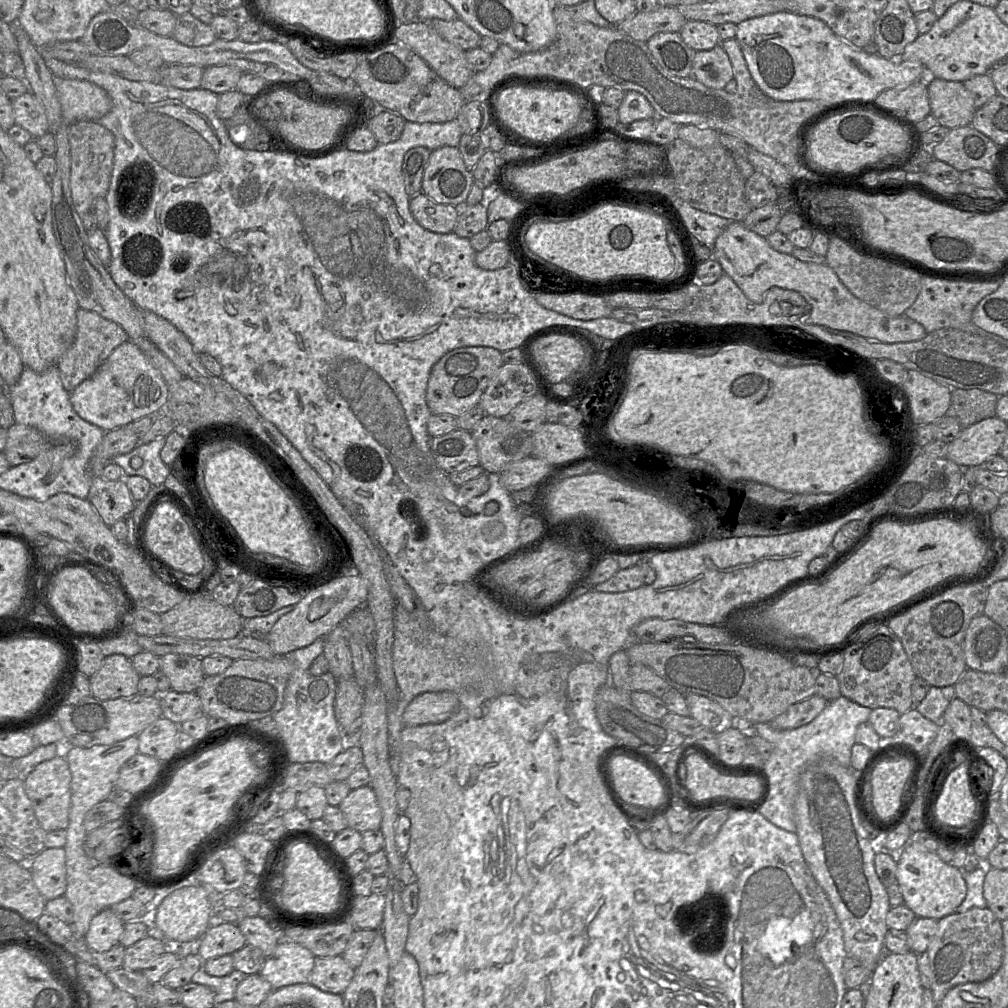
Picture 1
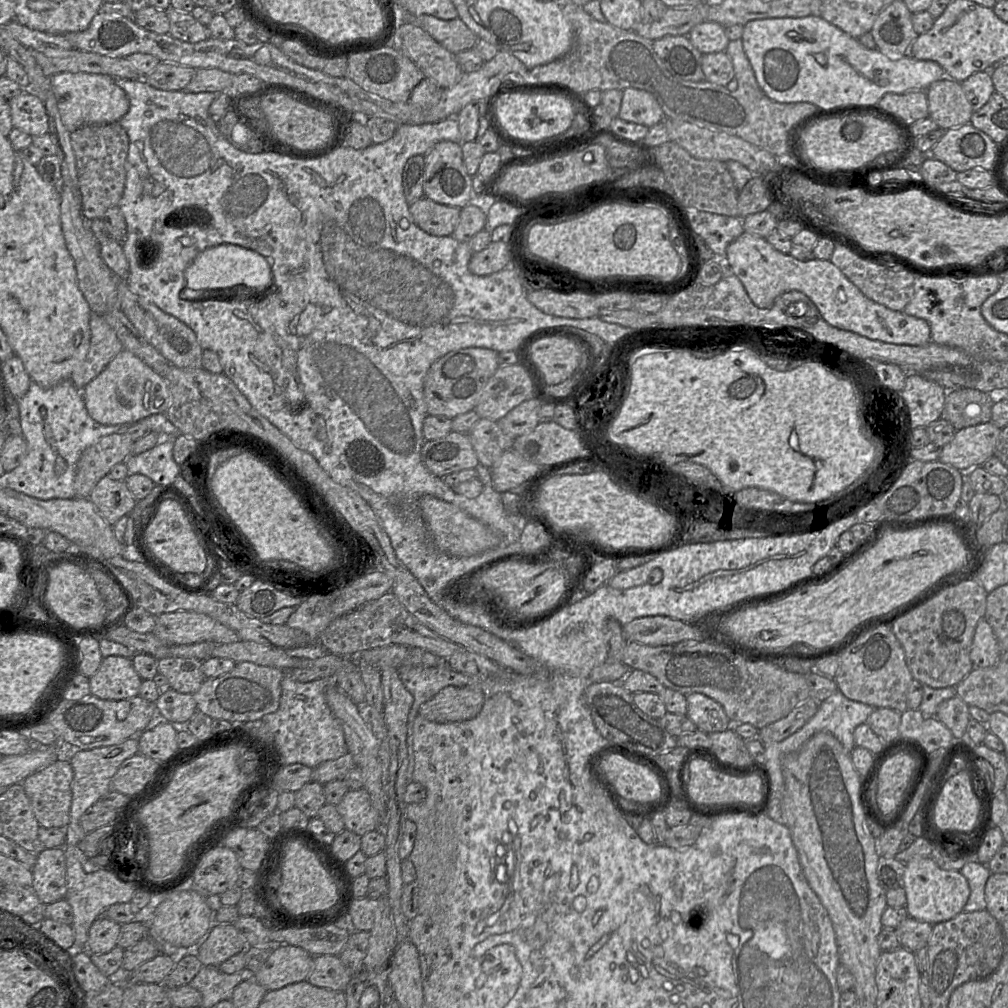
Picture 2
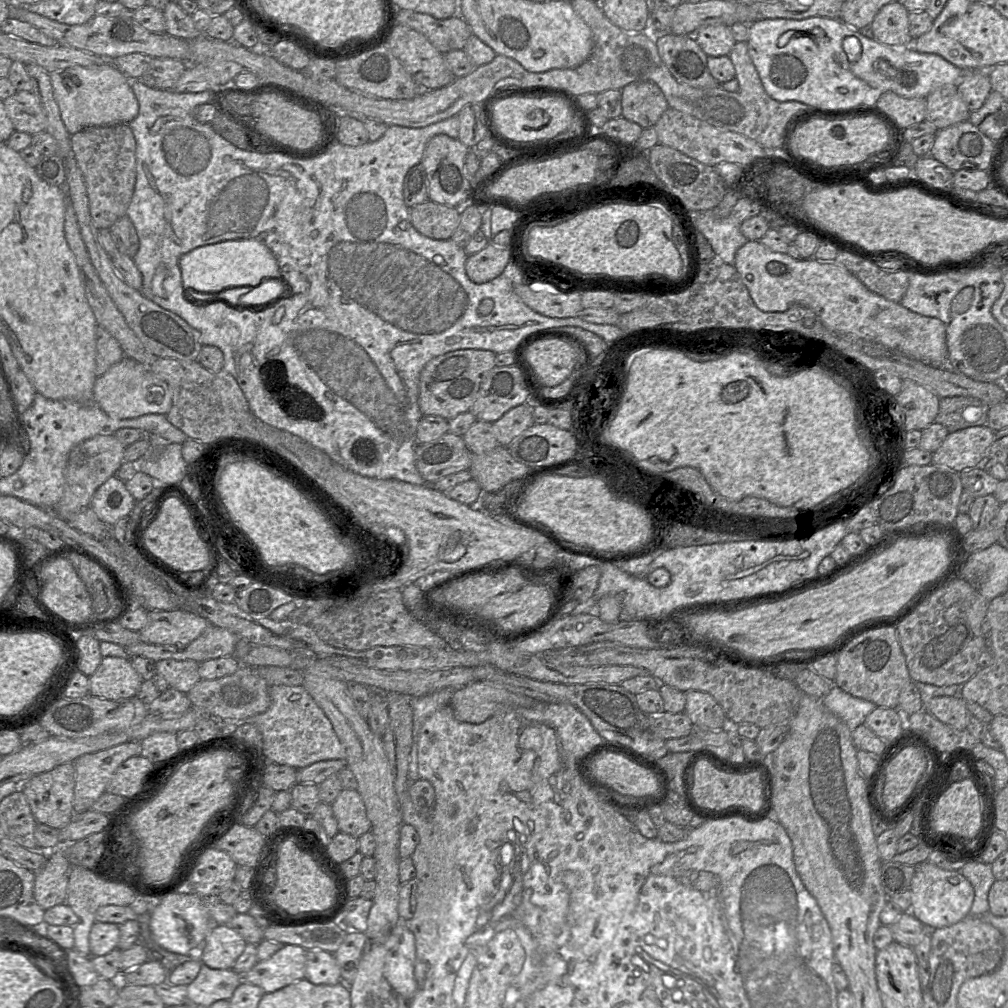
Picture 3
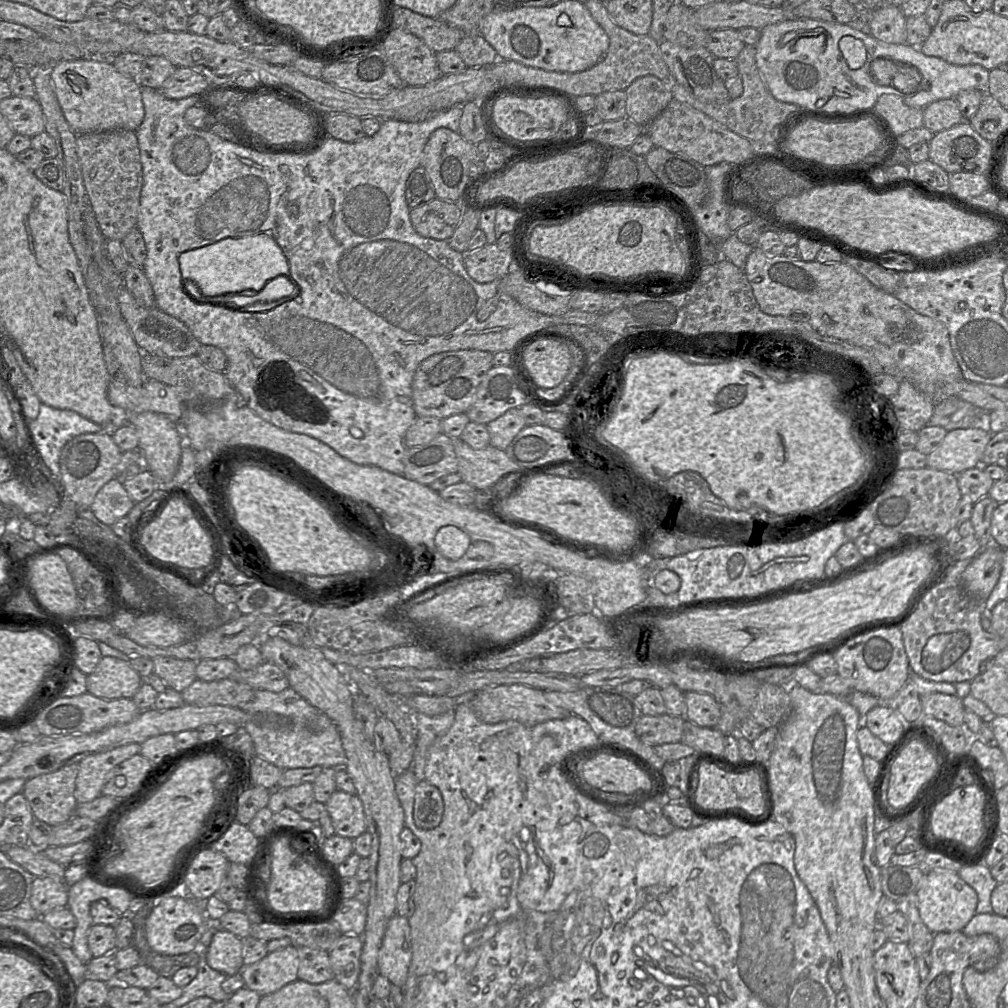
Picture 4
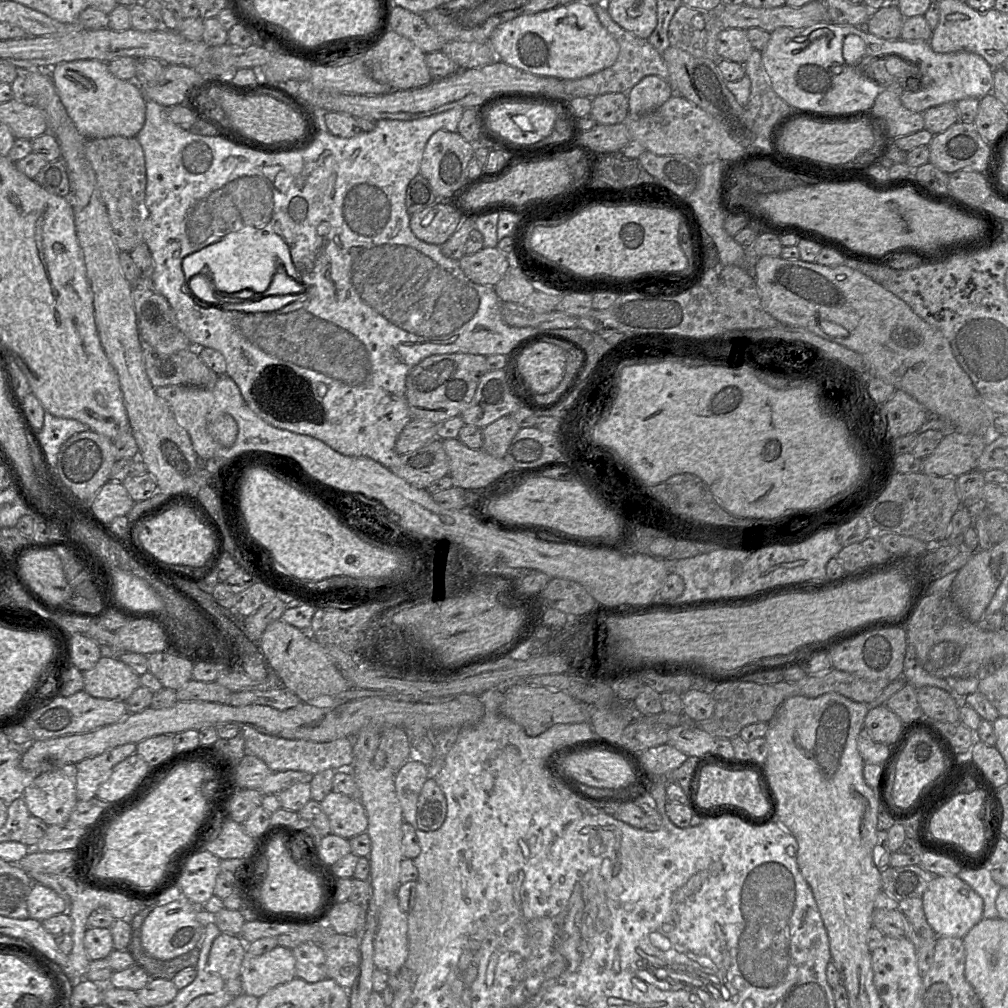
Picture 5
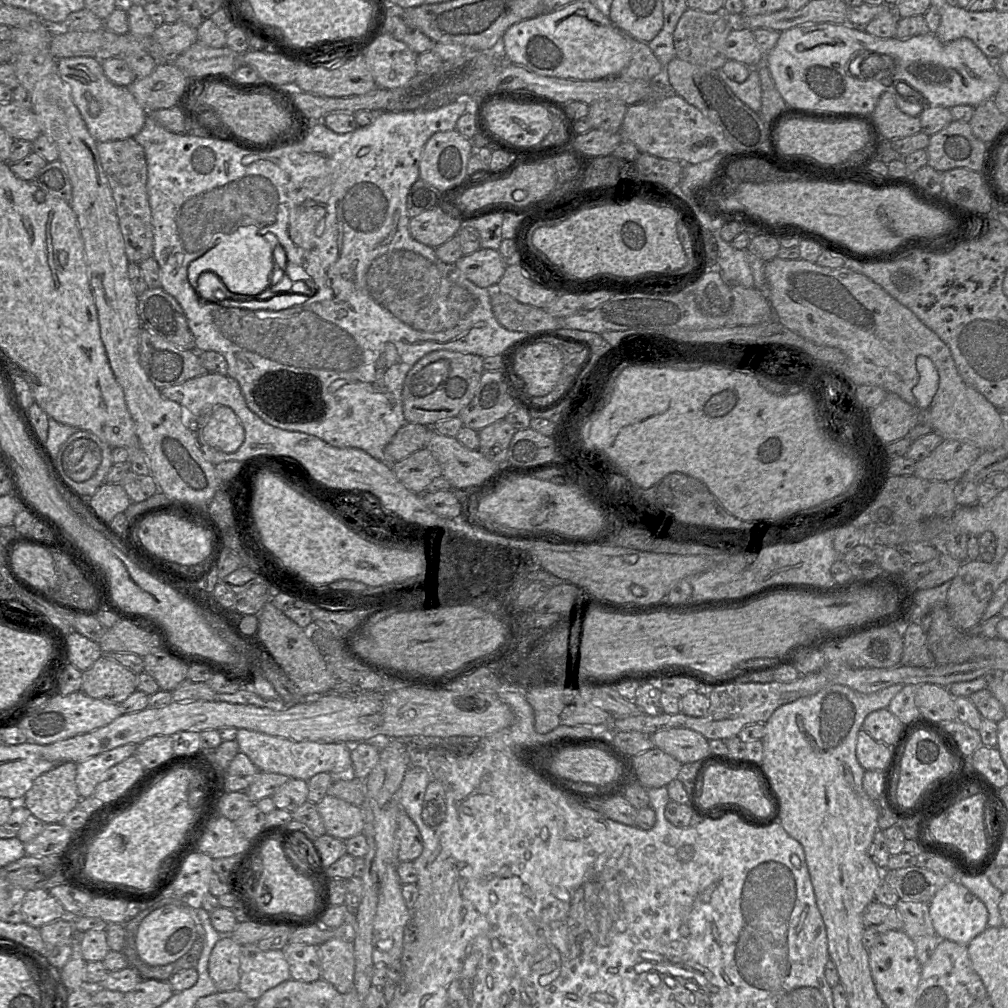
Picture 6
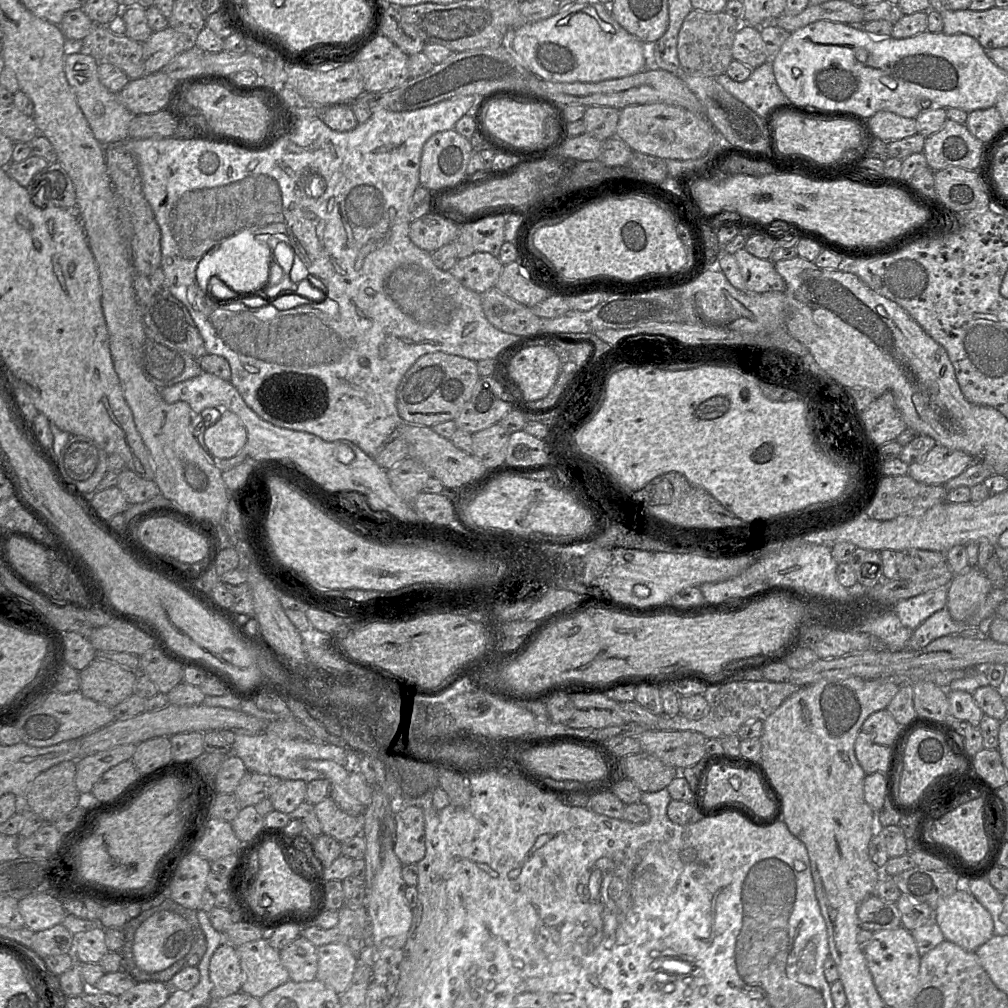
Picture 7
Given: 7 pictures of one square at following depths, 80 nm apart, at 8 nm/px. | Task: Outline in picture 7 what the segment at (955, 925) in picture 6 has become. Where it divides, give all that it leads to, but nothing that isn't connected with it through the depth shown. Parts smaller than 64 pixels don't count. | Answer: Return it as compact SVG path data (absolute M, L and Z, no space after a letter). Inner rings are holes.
M964 885L937 903L934 921L945 940L969 952L975 952L994 935L991 914Z

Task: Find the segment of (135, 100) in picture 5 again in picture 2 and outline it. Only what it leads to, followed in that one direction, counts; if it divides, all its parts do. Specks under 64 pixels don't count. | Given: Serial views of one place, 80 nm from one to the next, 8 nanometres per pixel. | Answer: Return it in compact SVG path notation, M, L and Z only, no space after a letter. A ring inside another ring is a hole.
M63 72L50 77L61 120L71 133L93 124L118 122L129 110L129 100L113 77L102 74Z

